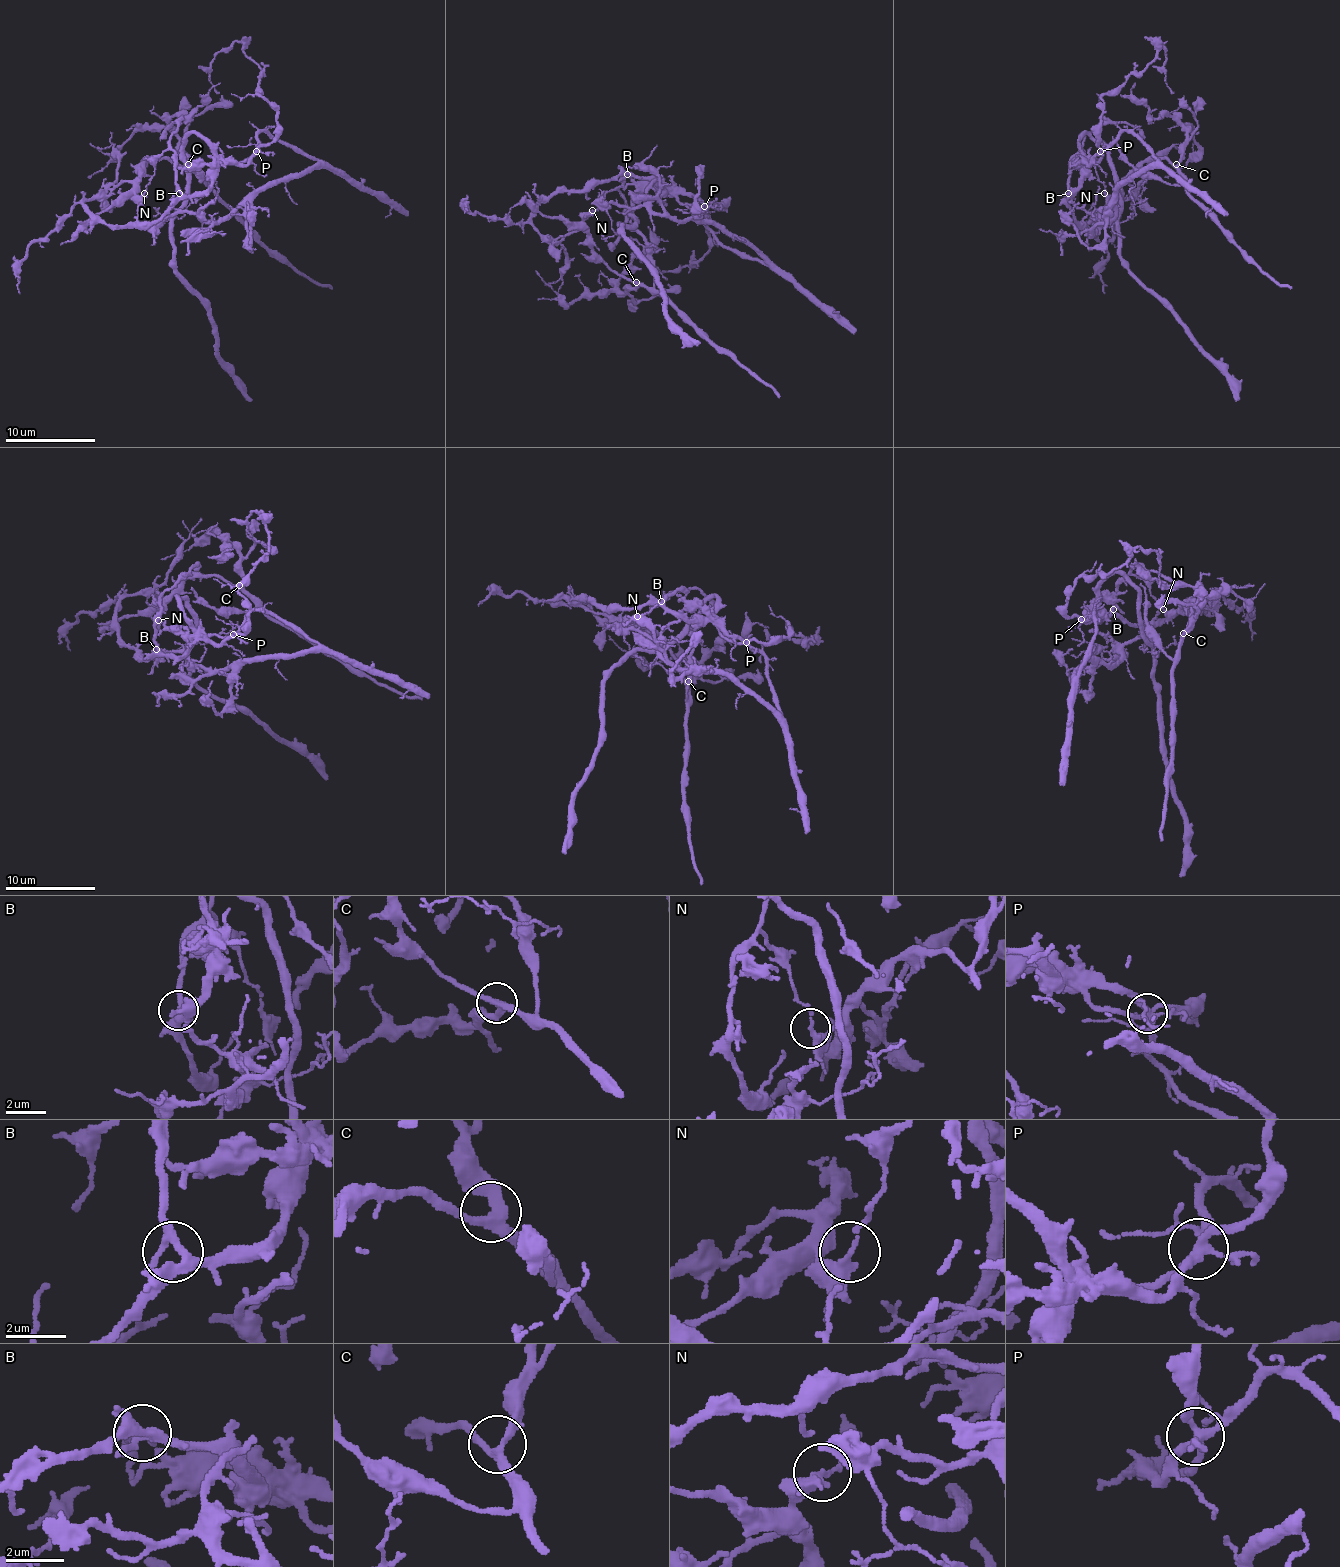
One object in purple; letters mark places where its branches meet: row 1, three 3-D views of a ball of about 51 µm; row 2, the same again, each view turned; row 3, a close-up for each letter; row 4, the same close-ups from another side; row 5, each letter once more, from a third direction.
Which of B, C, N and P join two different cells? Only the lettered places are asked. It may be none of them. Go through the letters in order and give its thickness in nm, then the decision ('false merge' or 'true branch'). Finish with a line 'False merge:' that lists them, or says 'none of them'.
B: 280 nm | true branch
C: 300 nm | true branch
N: 260 nm | false merge
P: 300 nm | false merge
False merge: N, P

